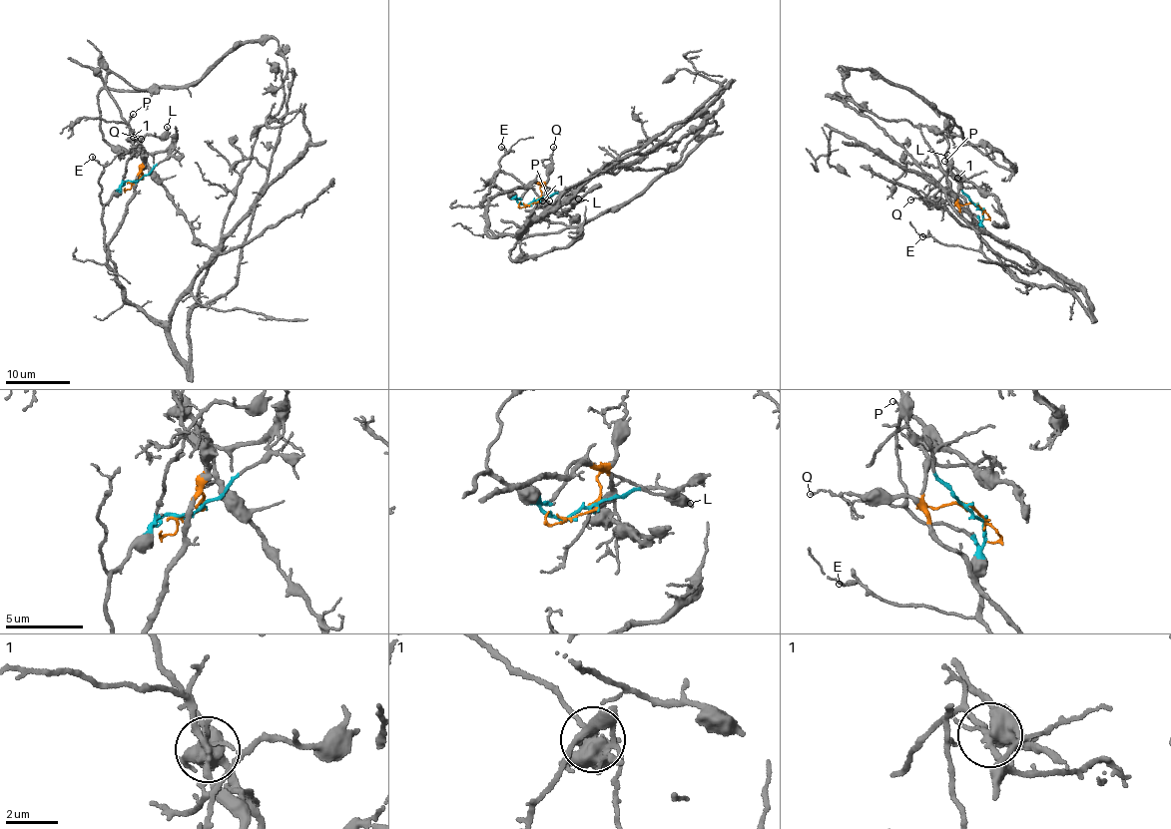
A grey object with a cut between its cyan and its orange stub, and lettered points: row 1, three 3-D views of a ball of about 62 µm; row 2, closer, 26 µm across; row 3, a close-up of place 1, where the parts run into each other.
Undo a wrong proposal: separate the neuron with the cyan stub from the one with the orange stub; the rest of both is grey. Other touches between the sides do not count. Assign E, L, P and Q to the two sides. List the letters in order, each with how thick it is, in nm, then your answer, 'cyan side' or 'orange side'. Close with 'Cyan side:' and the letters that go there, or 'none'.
E: calibre 140 nm; cyan side
L: calibre 190 nm; cyan side
P: calibre 150 nm; orange side
Q: calibre 110 nm; orange side
Cyan side: E, L

